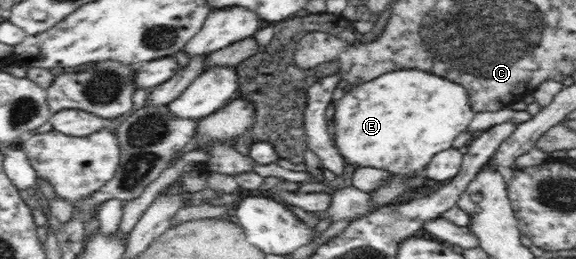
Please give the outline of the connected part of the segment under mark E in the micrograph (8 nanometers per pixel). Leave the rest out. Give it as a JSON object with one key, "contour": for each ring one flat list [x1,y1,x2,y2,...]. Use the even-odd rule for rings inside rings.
{"contour":[[395,69,370,82,356,85,335,101,335,112,331,120,334,130,332,145,338,149,344,162,355,169,370,166,386,170,392,177,423,176,434,154,452,147,452,140,467,130,474,115,469,93,462,84,422,69]]}

